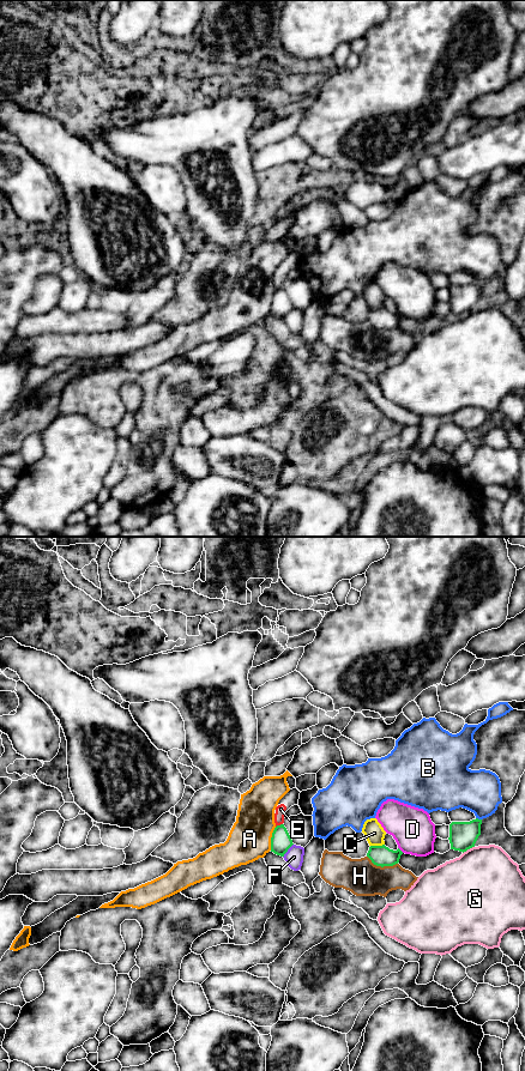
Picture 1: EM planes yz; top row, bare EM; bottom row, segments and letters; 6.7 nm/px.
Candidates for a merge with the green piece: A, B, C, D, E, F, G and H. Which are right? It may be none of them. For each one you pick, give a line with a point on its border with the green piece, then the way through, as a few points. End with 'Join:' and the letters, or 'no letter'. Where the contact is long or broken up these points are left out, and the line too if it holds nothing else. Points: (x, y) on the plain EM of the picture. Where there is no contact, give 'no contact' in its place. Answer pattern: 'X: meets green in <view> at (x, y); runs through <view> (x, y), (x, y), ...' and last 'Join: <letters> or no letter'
Join: no letter

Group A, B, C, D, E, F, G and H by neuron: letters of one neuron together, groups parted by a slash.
A / B / C / D / E / F / G / H

